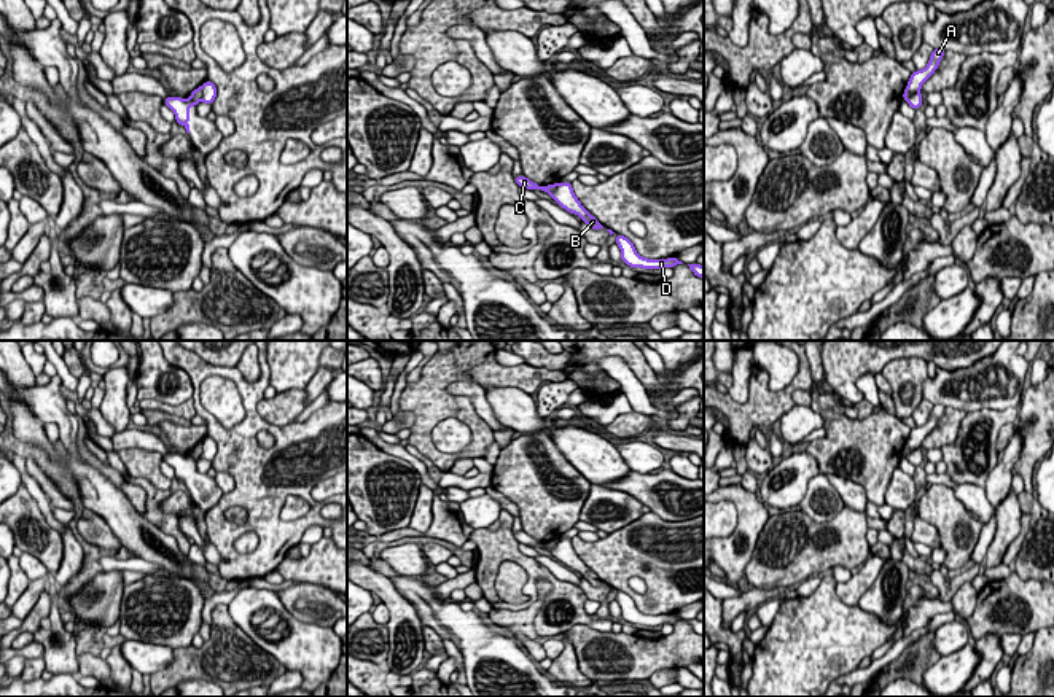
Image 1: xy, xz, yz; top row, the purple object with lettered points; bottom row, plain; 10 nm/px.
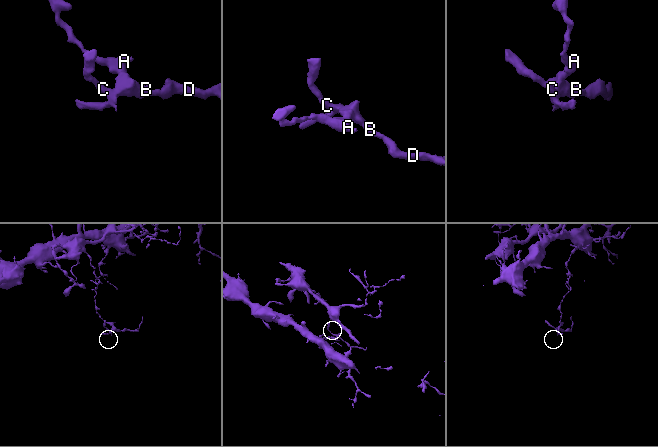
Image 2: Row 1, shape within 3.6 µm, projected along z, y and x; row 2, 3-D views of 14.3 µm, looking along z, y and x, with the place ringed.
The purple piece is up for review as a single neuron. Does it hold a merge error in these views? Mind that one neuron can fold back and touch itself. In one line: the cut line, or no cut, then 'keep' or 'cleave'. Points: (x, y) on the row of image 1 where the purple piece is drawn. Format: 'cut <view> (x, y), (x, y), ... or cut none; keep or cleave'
cut yz (919, 89), (905, 99); cleave

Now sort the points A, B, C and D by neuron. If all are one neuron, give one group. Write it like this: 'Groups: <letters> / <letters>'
Groups: A / B C D

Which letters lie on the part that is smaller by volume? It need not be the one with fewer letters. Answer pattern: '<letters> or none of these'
B, C, D

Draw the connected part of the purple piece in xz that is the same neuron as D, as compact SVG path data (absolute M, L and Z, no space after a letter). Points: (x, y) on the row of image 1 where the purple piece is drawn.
M623 234L616 236L616 245L621 250L621 261L626 263L629 267L642 267L654 271L683 264L678 258L667 258L667 259L643 258L637 253L635 245Z

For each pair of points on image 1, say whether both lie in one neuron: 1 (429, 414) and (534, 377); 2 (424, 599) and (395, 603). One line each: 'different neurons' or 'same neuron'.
1: same neuron
2: different neurons

